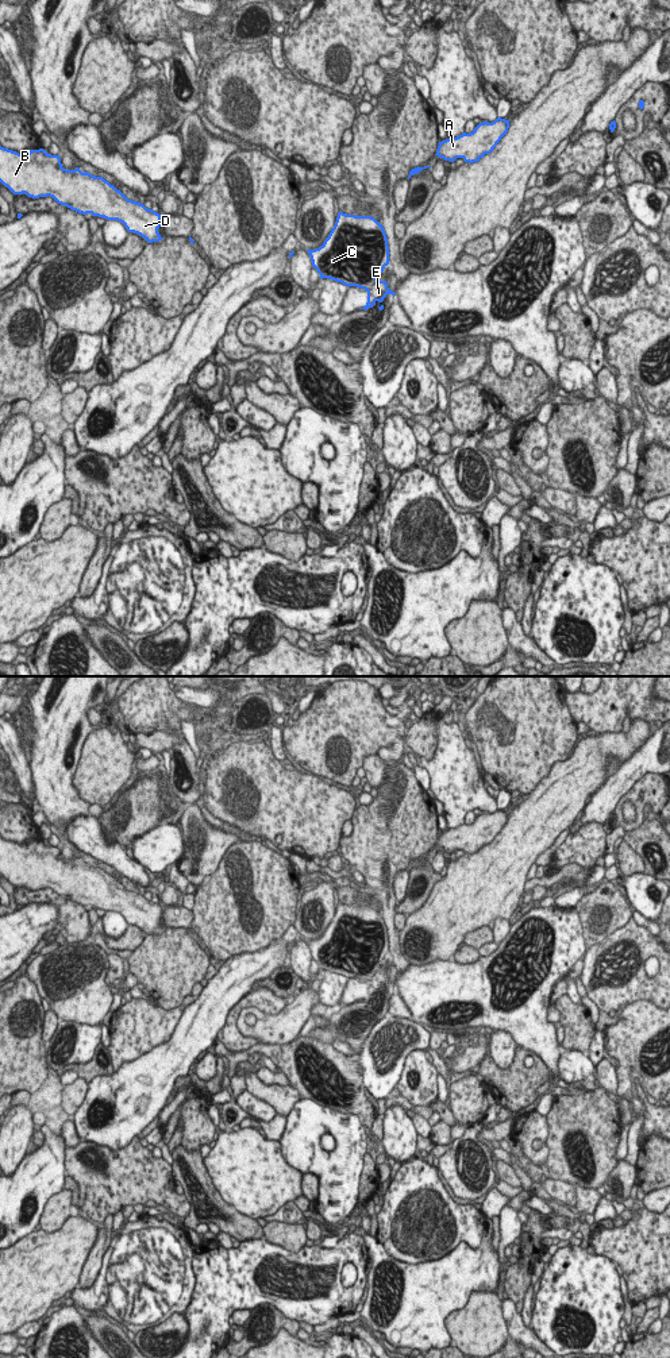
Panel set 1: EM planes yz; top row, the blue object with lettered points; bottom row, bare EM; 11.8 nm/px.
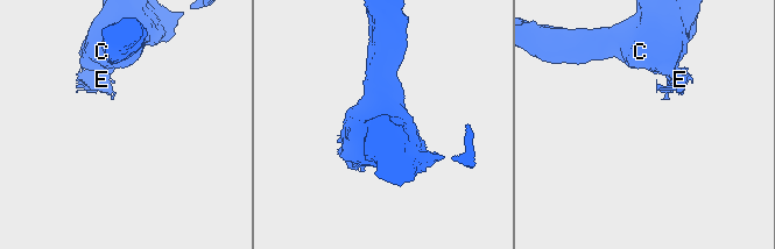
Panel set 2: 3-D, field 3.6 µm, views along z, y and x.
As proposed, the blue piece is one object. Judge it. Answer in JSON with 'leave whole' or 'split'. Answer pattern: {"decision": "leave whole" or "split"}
{"decision": "split"}

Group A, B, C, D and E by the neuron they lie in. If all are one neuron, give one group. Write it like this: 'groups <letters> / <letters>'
groups A B C D / E

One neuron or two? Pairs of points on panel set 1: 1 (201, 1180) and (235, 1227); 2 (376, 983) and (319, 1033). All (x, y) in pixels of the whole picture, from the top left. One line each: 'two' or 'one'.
1: one
2: one

